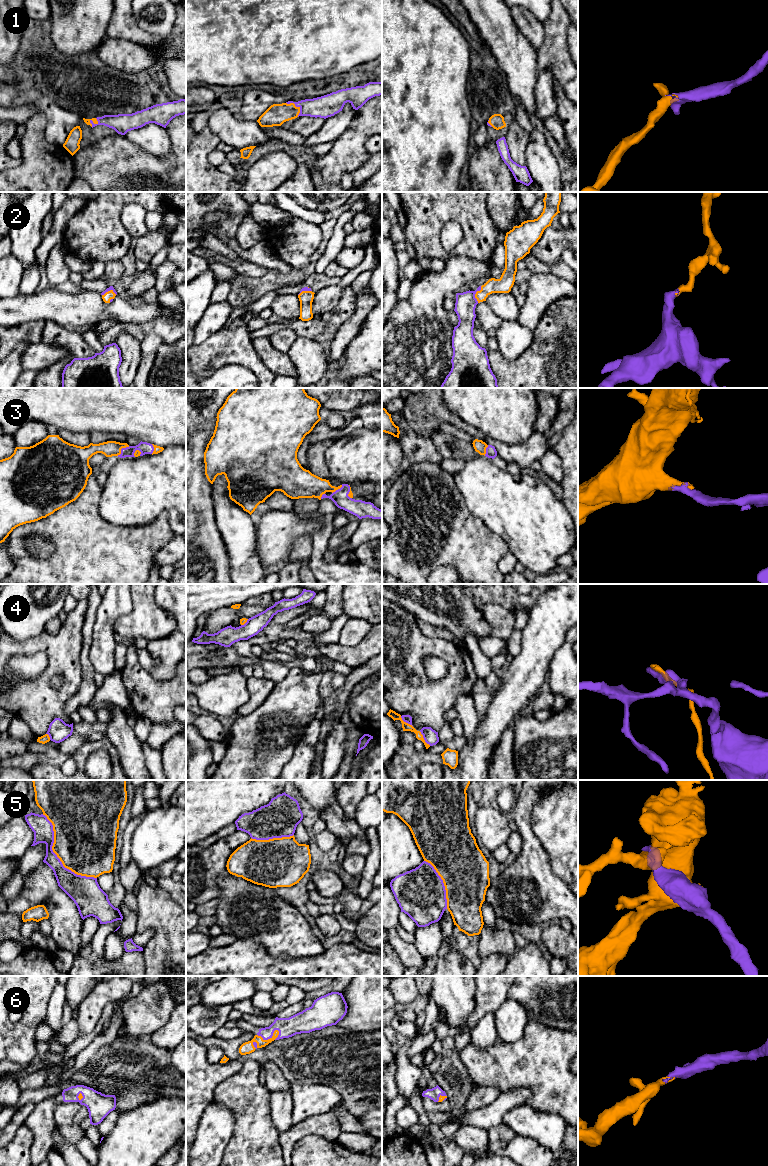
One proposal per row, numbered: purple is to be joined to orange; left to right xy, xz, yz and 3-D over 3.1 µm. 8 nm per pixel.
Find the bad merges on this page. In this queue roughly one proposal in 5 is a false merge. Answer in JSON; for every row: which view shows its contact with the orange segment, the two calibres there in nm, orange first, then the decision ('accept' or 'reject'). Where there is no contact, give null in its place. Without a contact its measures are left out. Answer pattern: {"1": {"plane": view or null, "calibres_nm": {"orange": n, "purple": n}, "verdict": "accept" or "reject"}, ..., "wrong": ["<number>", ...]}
{"1": {"plane": "xz", "calibres_nm": {"orange": 170, "purple": 180}, "verdict": "accept"}, "2": {"plane": "yz", "calibres_nm": {"orange": 130, "purple": 170}, "verdict": "accept"}, "3": {"plane": "xy", "calibres_nm": {"orange": 130, "purple": 100}, "verdict": "accept"}, "4": {"plane": "yz", "calibres_nm": {"orange": 60, "purple": 120}, "verdict": "reject"}, "5": {"plane": "xy", "calibres_nm": {"orange": 500, "purple": 170}, "verdict": "reject"}, "6": {"plane": "xz", "calibres_nm": {"orange": 100, "purple": 160}, "verdict": "accept"}, "wrong": ["4", "5"]}

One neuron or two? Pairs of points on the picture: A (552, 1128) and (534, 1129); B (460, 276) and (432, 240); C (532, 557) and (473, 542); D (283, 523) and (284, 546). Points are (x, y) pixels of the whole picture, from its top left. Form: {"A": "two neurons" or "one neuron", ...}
{"A": "one neuron", "B": "two neurons", "C": "two neurons", "D": "one neuron"}

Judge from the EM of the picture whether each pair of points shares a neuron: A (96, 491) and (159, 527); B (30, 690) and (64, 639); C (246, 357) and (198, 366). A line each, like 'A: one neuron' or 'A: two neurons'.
A: one neuron
B: one neuron
C: one neuron

